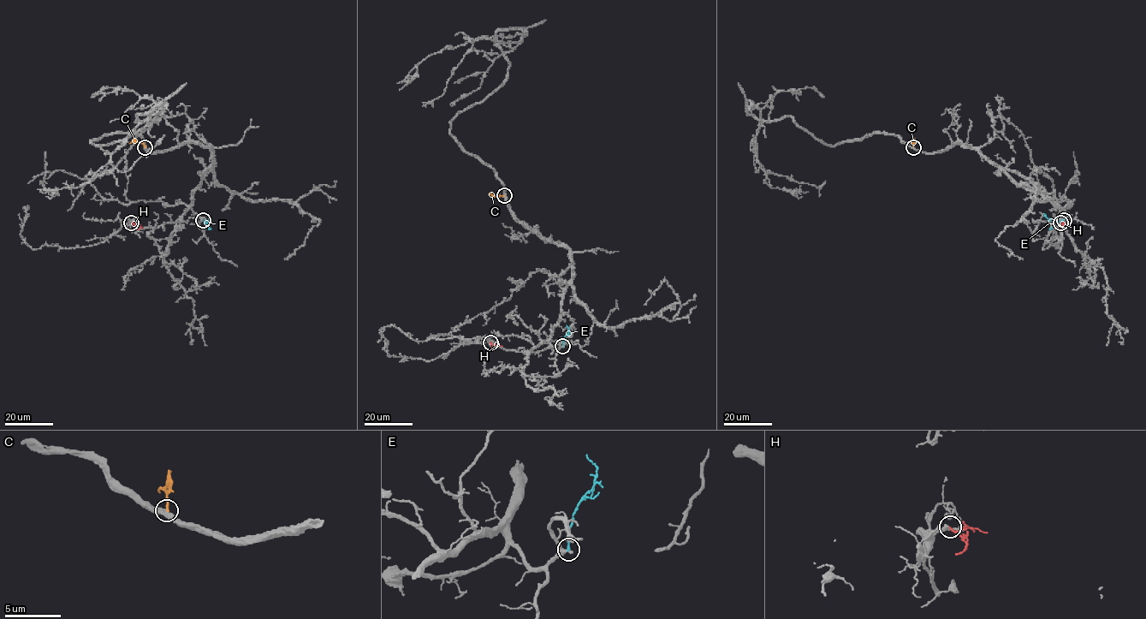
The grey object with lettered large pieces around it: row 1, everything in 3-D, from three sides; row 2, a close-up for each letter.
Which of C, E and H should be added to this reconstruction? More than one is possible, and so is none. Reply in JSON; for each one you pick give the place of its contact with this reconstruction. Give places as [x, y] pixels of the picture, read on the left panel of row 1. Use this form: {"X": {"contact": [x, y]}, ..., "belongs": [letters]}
{"H": {"contact": [131, 223]}, "belongs": ["H"]}

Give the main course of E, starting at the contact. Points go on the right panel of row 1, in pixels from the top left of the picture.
E: (1064, 220), (1053, 223), (1043, 213)

